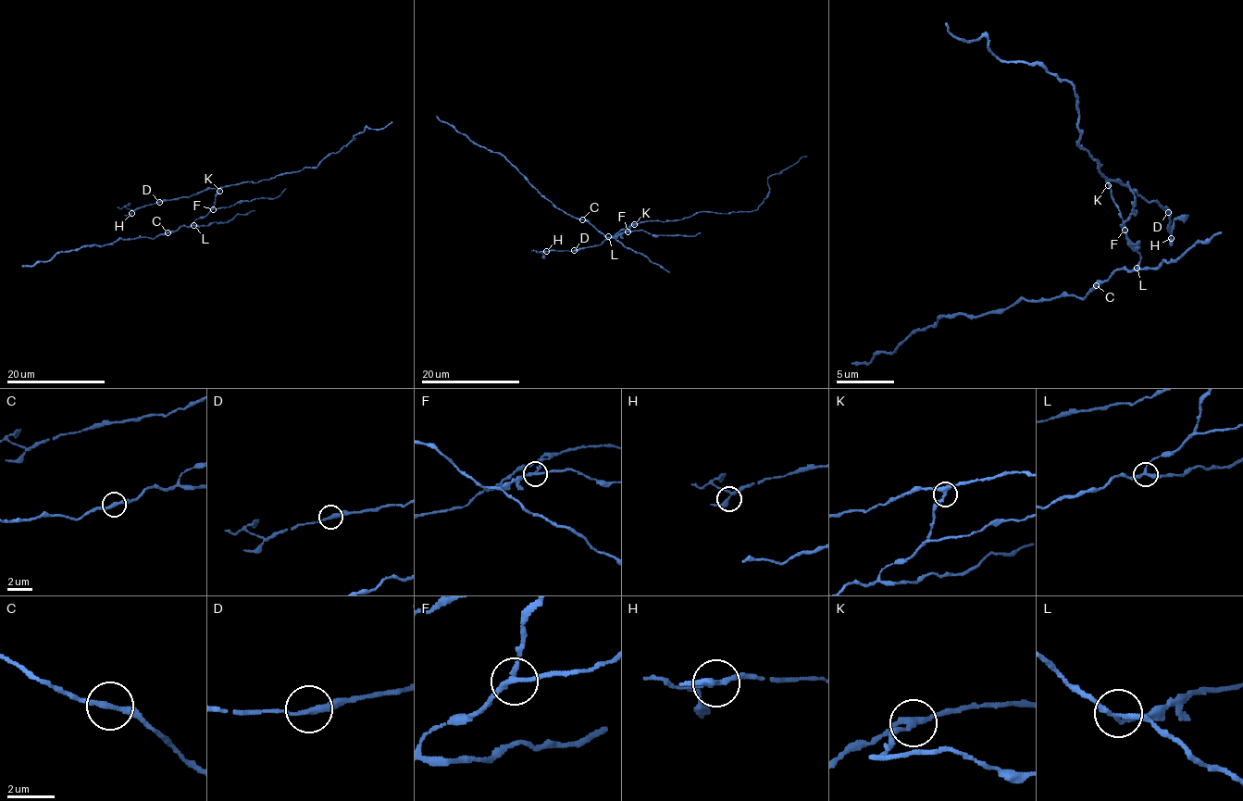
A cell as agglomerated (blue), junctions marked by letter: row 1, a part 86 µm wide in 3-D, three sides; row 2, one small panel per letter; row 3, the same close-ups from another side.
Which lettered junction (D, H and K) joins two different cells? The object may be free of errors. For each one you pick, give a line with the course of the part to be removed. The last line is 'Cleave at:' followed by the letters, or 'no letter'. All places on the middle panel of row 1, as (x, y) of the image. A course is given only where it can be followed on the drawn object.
K: foreign part runs (634, 224), (627, 231), (611, 238), (602, 234), (587, 221), (556, 208), (502, 156), (474, 144), (437, 116)
Cleave at: K

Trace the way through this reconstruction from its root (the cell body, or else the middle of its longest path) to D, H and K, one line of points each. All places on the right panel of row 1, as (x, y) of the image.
D: (1124, 227), (1107, 183), (1111, 181), (1124, 183), (1148, 201), (1157, 201), (1168, 212)
H: (1124, 227), (1107, 183), (1111, 181), (1124, 183), (1148, 201), (1157, 201), (1171, 215), (1168, 218), (1171, 238)
K: (1124, 227), (1119, 218), (1119, 206), (1107, 186)

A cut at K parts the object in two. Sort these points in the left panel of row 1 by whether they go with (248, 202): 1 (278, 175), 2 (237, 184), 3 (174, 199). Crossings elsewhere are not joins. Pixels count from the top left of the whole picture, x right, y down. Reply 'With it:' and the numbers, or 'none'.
With it: none

